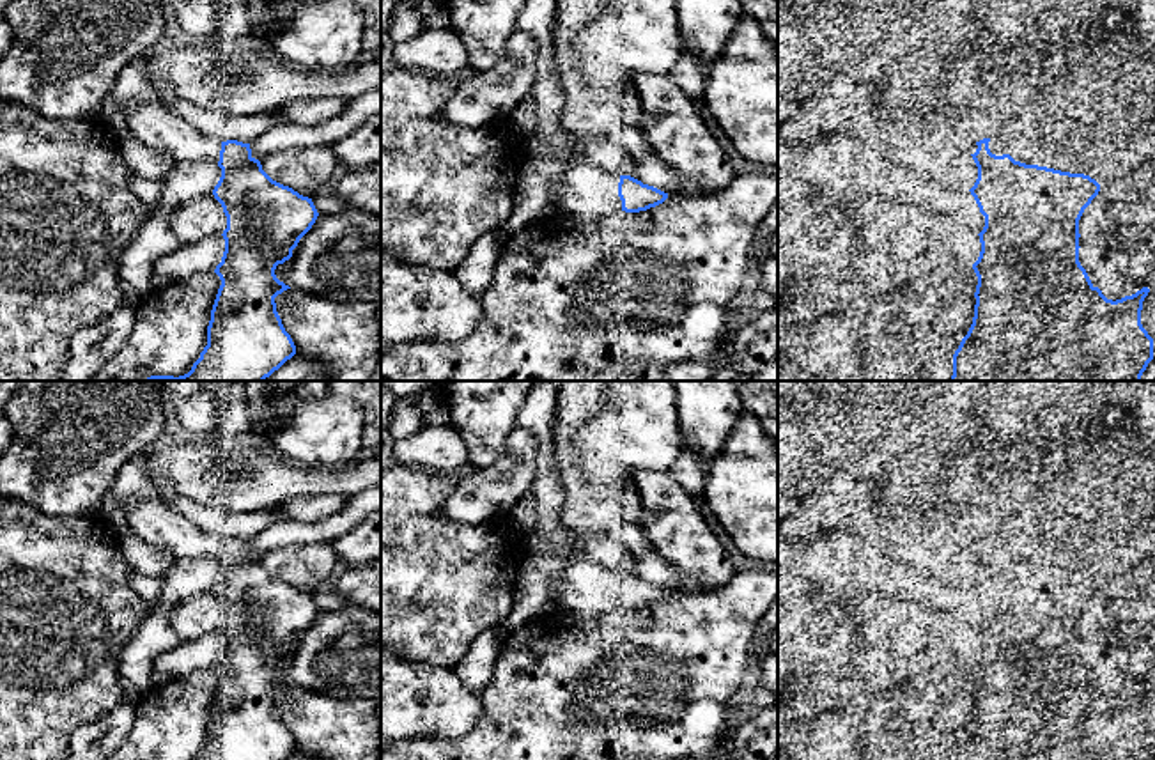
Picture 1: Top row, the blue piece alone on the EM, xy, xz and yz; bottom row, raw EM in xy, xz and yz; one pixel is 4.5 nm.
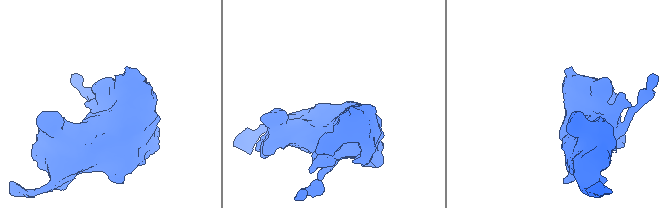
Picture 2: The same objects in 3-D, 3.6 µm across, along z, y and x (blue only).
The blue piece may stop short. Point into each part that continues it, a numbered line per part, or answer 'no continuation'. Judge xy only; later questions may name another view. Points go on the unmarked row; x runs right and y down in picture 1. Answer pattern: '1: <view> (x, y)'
1: xy (151, 519)

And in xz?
1: xz (589, 587)

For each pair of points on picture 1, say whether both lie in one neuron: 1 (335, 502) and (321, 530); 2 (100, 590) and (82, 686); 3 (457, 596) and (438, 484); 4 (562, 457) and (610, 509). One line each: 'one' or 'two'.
1: two
2: one
3: one
4: one

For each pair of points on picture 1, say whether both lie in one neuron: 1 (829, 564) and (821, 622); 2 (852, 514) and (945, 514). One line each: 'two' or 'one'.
1: two
2: two

